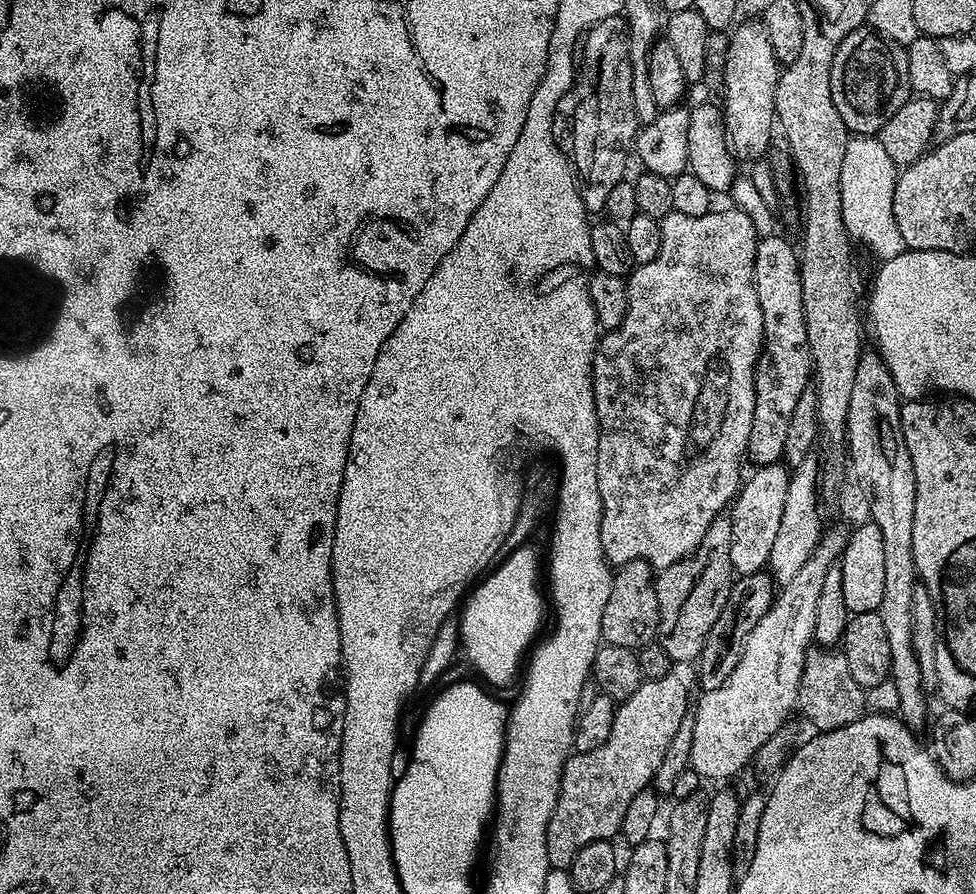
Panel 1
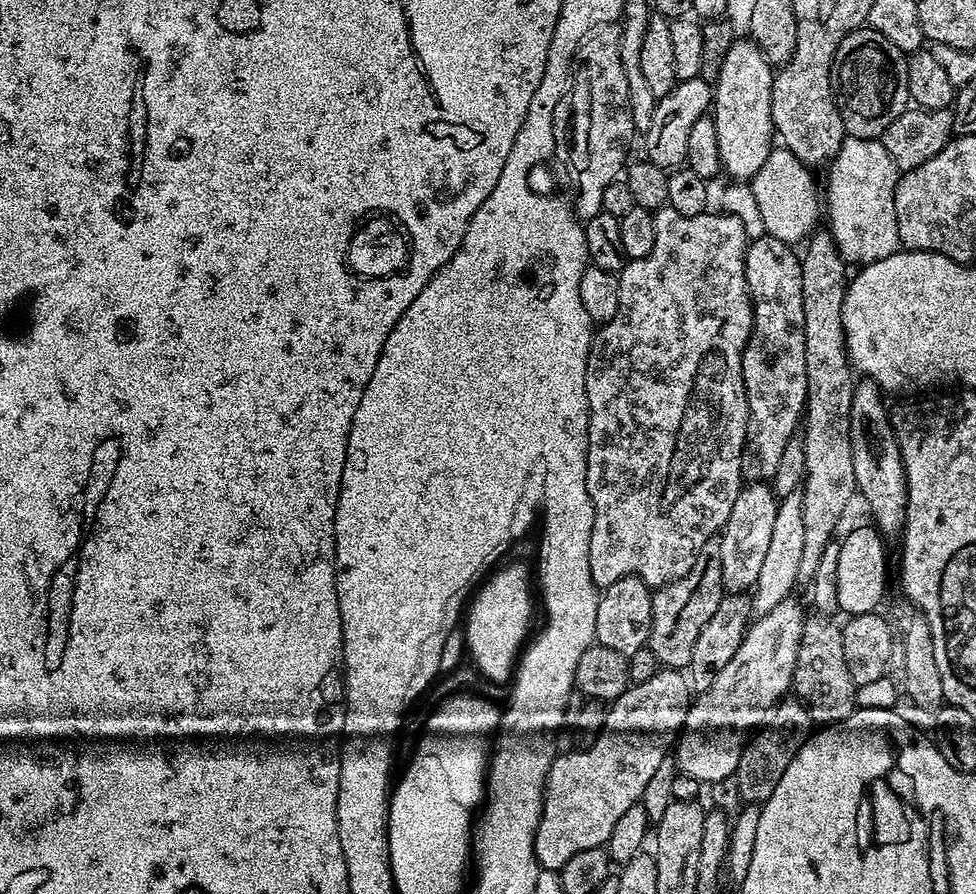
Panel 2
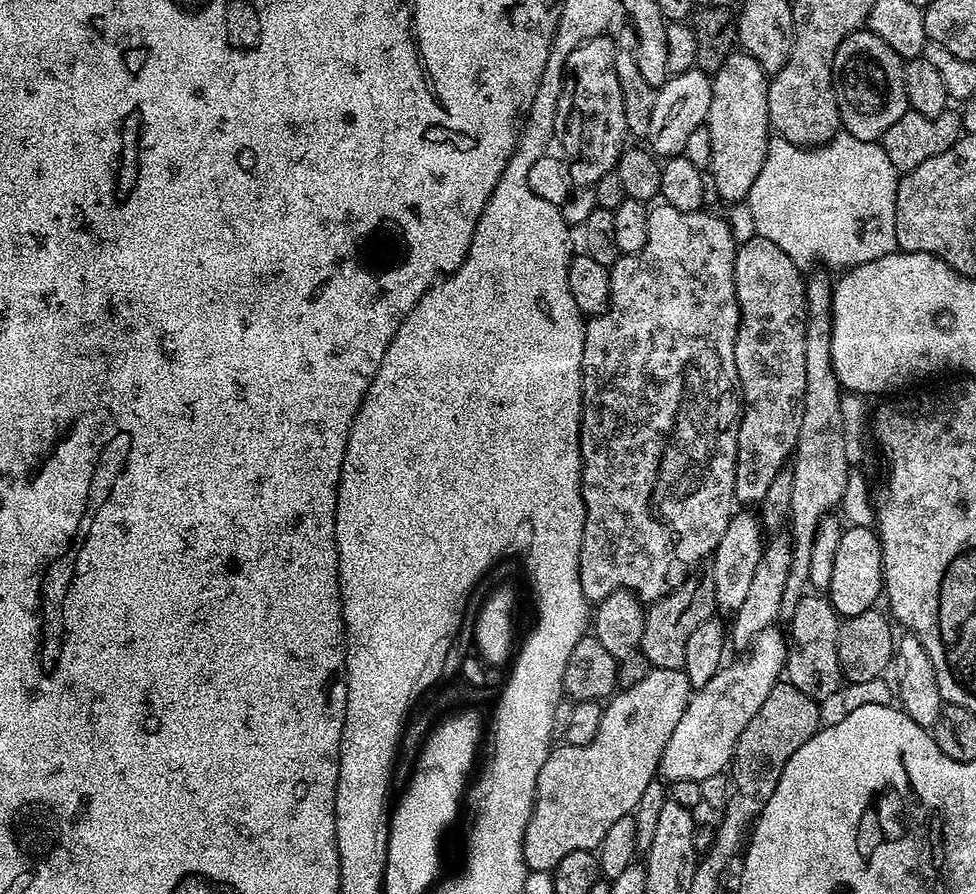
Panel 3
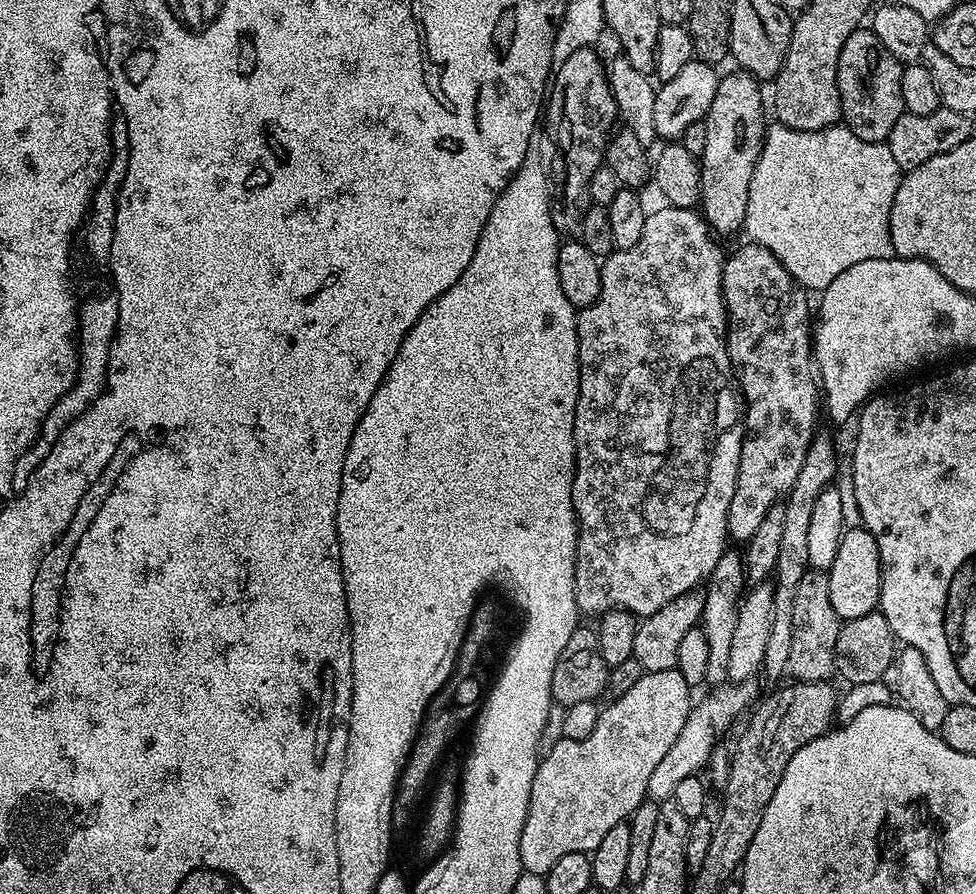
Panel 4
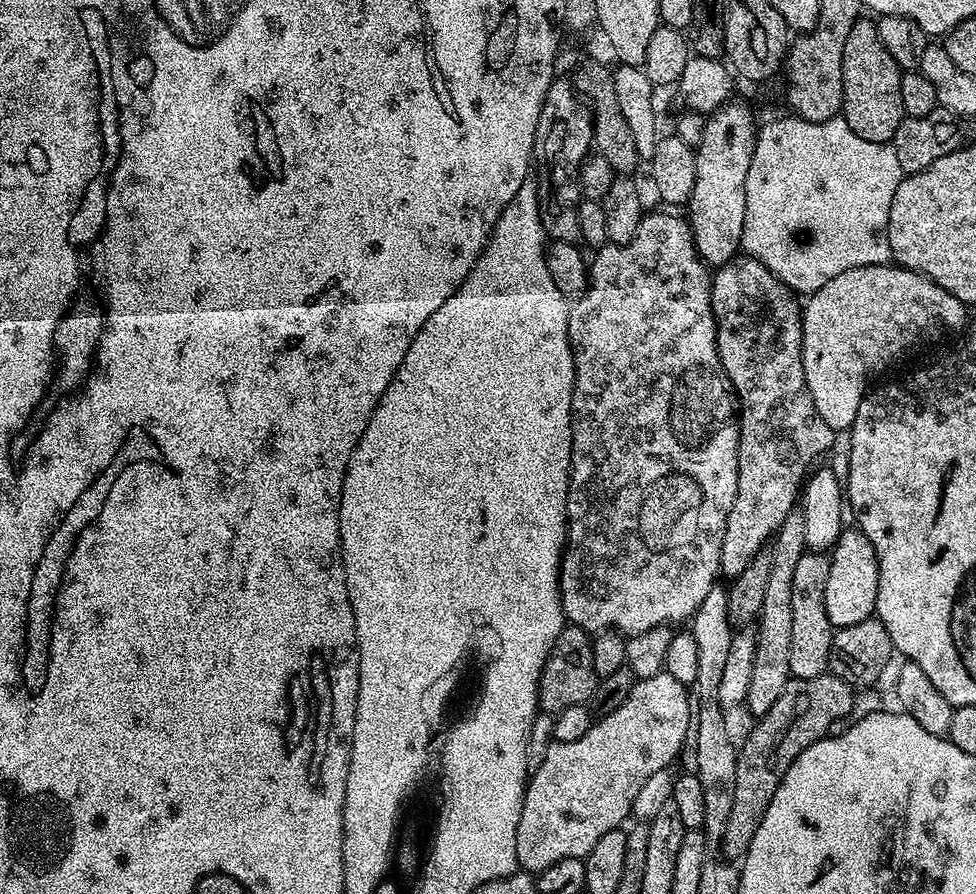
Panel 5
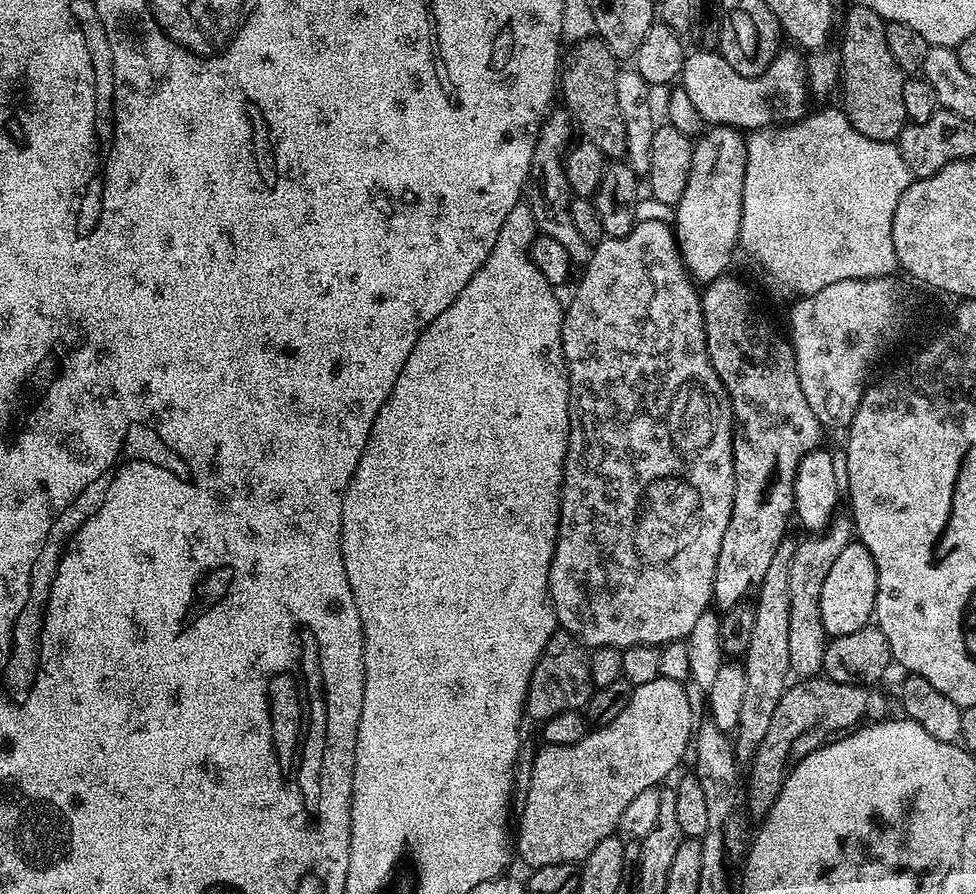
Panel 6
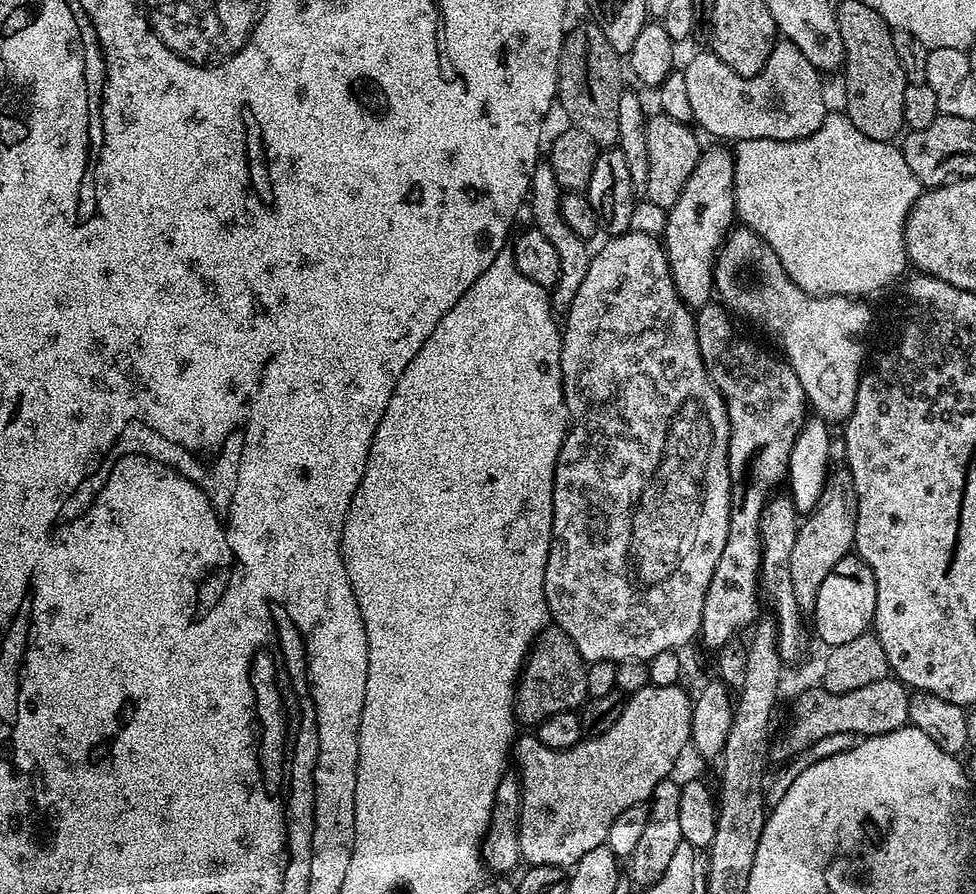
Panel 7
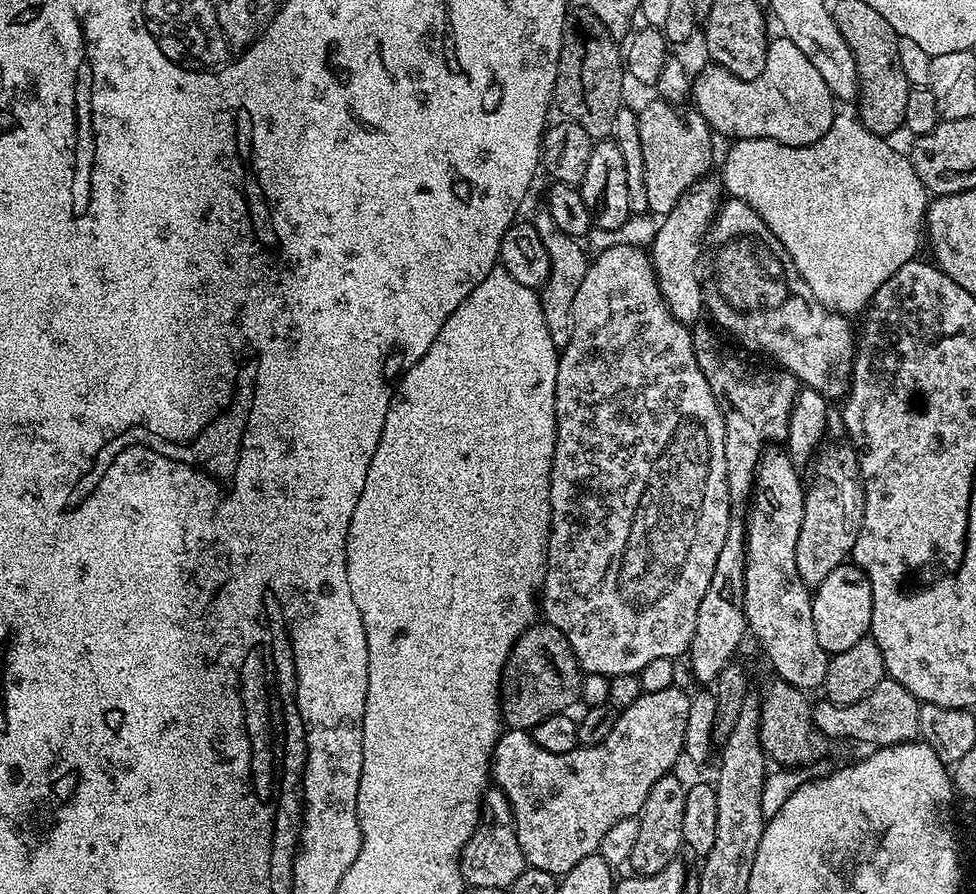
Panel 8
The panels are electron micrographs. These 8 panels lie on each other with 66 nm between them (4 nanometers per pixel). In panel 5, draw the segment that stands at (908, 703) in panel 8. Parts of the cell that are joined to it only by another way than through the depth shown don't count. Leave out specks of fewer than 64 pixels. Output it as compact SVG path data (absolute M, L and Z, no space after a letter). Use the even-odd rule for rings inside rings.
M831 674L801 680L793 678L786 690L782 690L778 702L755 721L752 733L738 748L734 804L726 821L722 845L723 855L729 861L739 861L748 853L754 833L762 826L762 818L766 818L766 806L770 806L770 798L774 798L774 790L778 790L794 758L798 758L806 746L829 735L833 731L832 724L847 721L853 715L852 692L853 685Z

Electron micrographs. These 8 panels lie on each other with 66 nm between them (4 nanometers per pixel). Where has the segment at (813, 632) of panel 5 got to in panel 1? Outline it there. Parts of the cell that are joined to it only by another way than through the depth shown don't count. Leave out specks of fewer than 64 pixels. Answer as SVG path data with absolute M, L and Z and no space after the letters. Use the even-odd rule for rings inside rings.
M828 646L809 648L798 690L798 708L799 711L804 711L805 718L816 727L817 733L838 730L842 726L850 726L850 722L862 719L866 714L864 696L865 689L854 682L854 674L850 674L850 666L843 651L833 650Z

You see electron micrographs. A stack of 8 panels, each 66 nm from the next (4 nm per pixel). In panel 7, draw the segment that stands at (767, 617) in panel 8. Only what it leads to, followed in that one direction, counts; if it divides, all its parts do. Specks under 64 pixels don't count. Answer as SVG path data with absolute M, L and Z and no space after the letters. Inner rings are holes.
M783 494L773 495L764 508L763 518L761 520L760 533L760 587L763 595L768 595L770 603L776 607L774 619L776 622L776 637L778 638L778 650L780 651L781 661L785 665L792 664L795 660L800 660L804 656L804 651L808 648L808 636L810 640L810 632L804 629L805 613L800 611L798 606L798 598L794 598L794 585L790 582L790 550L794 550L794 542L796 541L796 529L798 527L798 513L796 506L792 501L791 495Z

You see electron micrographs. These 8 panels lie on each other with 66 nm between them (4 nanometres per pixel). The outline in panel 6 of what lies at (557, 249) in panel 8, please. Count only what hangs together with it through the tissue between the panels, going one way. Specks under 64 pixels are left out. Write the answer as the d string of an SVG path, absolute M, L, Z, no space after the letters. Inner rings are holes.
M553 111L540 127L540 137L534 146L532 175L526 185L526 203L537 229L543 235L555 238L566 254L570 254L573 265L583 266L592 257L593 245L588 244L586 238L581 238L574 222L570 222L570 206L574 197L564 173L566 153L574 140L574 121L567 111L559 111Z

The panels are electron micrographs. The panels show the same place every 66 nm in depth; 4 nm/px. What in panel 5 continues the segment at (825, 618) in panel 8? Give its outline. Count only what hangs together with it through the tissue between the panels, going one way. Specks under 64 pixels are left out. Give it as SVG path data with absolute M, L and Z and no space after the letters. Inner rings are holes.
M855 526L845 527L830 550L830 578L826 578L826 614L833 629L873 619L878 598L878 558L870 538Z

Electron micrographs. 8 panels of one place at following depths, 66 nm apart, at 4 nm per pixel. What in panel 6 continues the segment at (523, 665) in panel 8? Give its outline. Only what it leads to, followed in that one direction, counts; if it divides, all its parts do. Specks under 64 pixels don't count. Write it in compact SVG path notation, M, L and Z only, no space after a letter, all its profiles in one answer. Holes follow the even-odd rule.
M557 630L548 639L534 666L534 674L530 674L530 686L524 699L524 710L529 721L543 722L554 718L554 714L579 712L586 707L594 691L588 657L584 645L569 632Z

